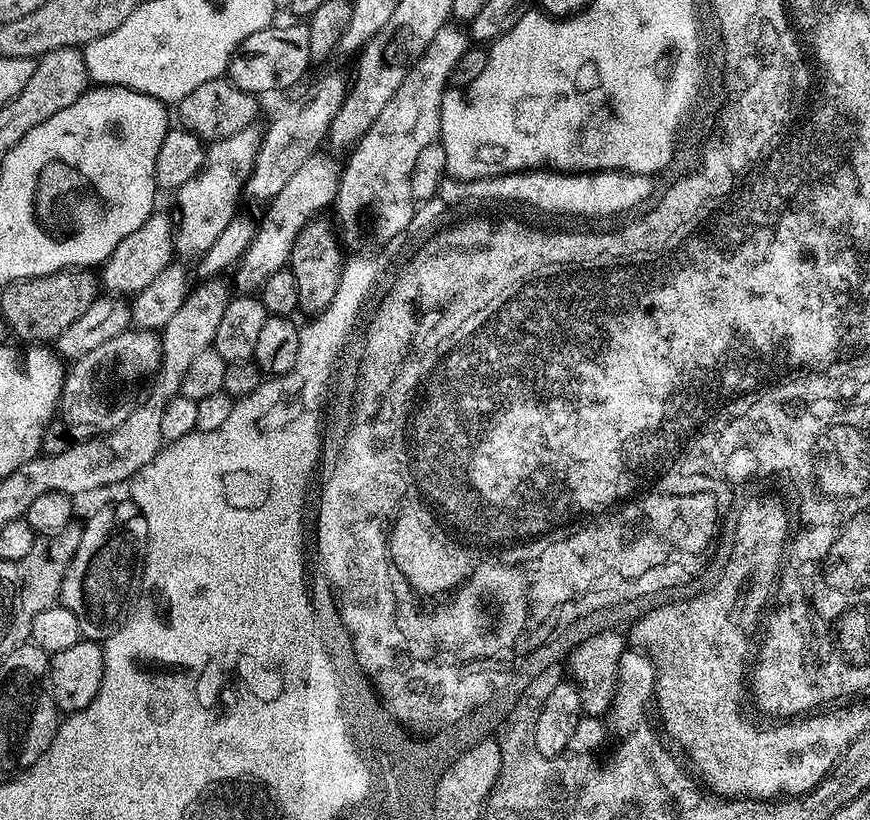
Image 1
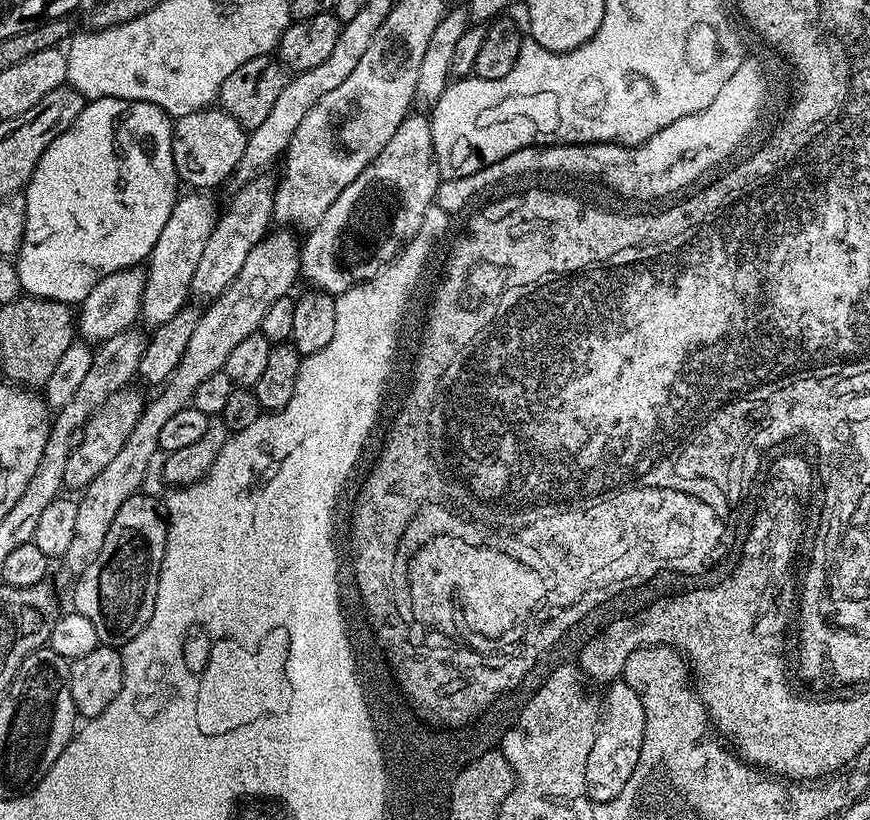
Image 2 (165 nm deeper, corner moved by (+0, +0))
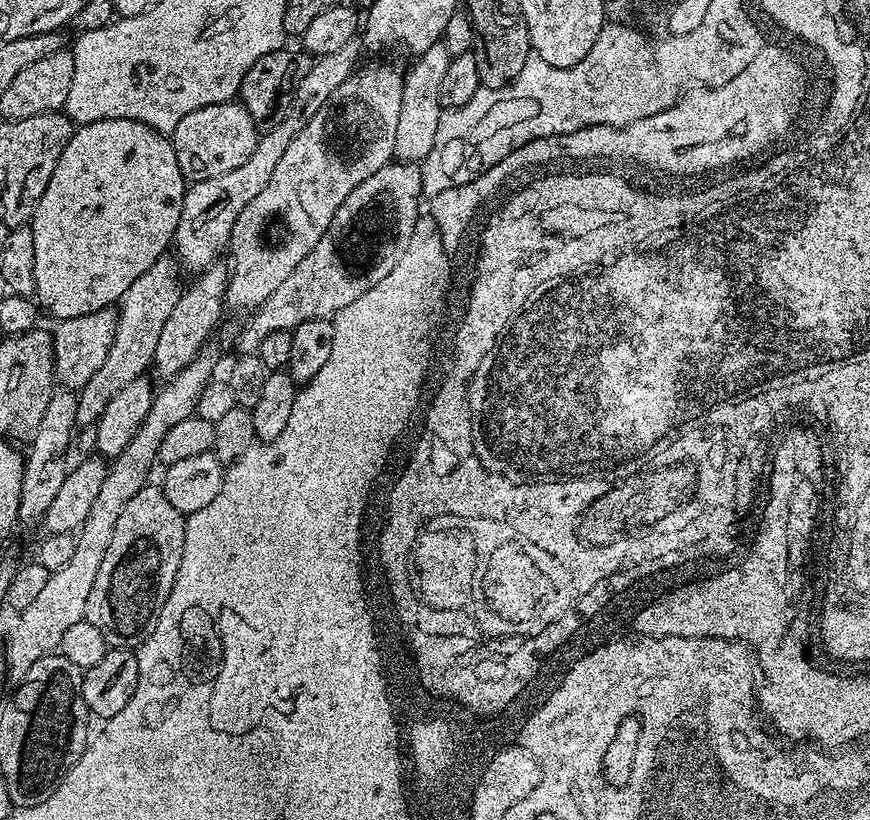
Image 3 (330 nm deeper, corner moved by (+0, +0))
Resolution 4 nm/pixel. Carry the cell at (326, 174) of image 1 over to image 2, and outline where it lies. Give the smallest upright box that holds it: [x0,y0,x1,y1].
[66,231,302,573]

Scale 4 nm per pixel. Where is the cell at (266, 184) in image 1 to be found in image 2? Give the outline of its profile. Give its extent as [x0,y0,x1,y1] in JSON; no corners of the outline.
[192,174,276,298]

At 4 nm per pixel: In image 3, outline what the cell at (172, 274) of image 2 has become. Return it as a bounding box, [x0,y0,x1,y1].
[76,259,182,421]

